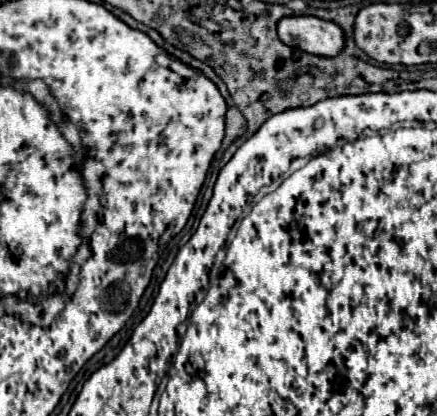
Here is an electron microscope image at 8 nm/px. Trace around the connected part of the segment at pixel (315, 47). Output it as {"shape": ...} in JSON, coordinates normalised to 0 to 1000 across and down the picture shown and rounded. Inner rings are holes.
{"shape":[[[652,38],[634,53],[638,96],[725,135],[767,135],[785,120],[785,72],[753,48],[721,38]]]}

